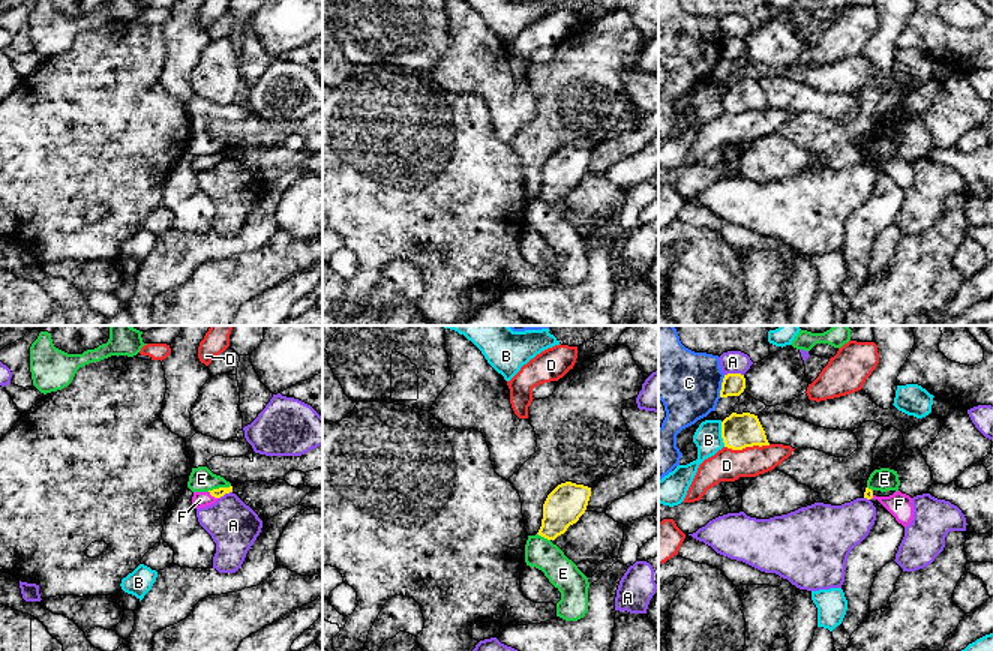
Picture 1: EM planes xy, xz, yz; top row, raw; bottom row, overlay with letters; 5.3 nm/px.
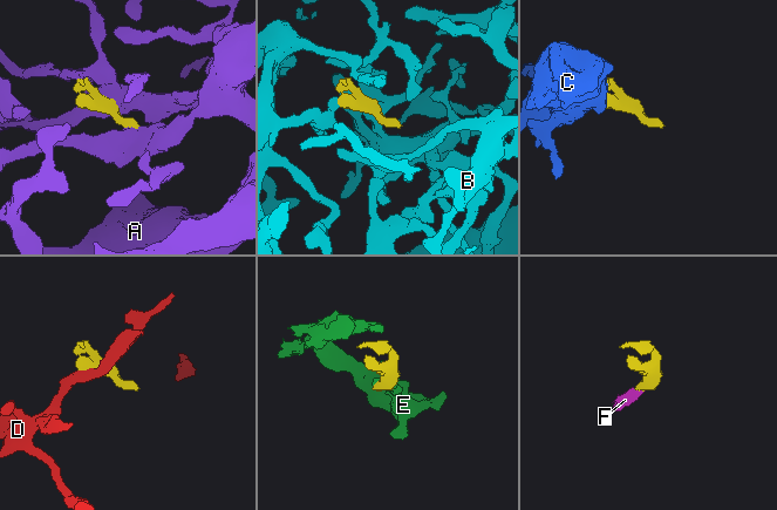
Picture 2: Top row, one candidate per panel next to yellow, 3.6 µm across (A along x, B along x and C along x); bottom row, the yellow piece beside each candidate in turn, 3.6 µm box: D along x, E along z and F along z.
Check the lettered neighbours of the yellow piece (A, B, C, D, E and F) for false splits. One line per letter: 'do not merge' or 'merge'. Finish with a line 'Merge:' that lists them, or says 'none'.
A: do not merge
B: do not merge
C: do not merge
D: do not merge
E: do not merge
F: merge
Merge: F

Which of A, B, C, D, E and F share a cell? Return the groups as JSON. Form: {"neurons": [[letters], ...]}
{"neurons": [["A"], ["B"], ["C"], ["D"], ["E"], ["F"]]}

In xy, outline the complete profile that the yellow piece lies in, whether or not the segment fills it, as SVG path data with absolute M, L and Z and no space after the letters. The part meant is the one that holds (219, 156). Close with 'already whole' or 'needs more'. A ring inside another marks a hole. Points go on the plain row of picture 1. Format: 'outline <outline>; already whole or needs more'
outline M232 150L219 152L208 156L194 156L192 168L195 172L207 171L214 168L220 160L230 156L232 156Z; needs more

